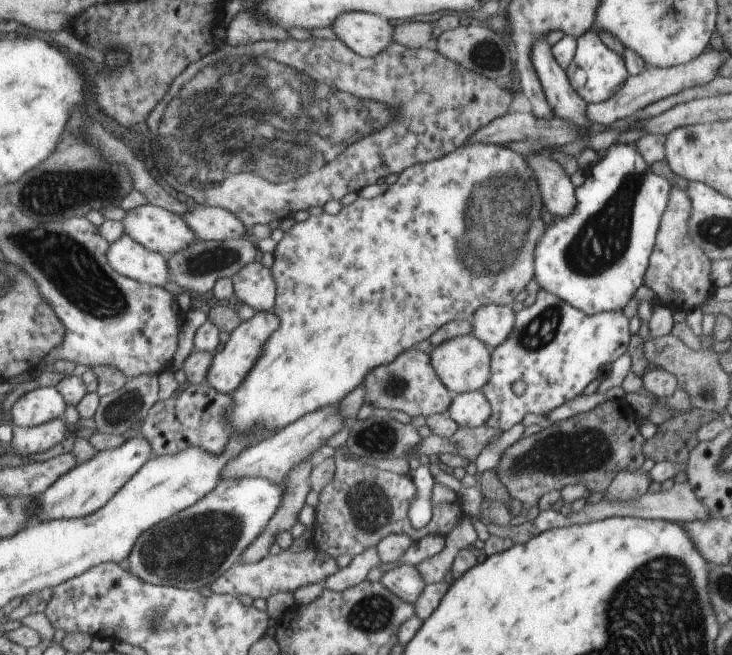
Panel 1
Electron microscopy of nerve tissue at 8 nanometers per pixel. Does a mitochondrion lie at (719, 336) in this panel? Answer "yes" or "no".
no

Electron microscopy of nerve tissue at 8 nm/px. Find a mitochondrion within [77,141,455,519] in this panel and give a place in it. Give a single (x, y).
(198, 265)

